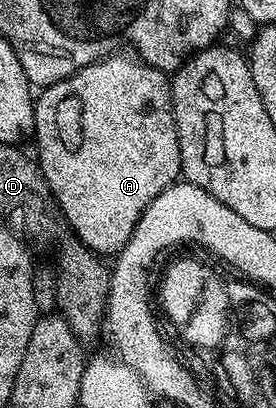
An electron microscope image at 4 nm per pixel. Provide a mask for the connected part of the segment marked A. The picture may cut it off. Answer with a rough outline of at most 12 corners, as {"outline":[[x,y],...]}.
{"outline":[[132,54],[36,96],[35,159],[102,257],[181,175],[170,76]]}

